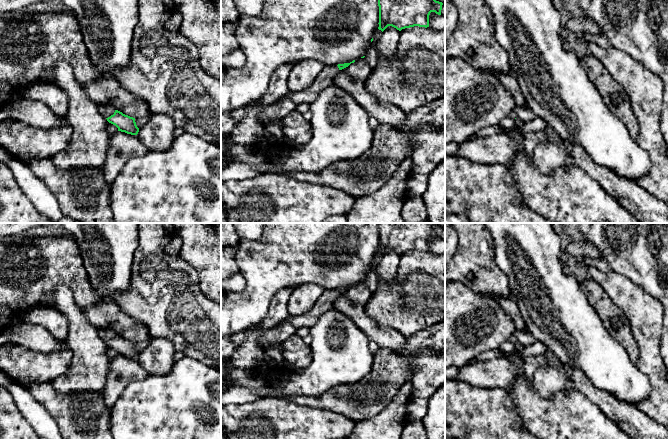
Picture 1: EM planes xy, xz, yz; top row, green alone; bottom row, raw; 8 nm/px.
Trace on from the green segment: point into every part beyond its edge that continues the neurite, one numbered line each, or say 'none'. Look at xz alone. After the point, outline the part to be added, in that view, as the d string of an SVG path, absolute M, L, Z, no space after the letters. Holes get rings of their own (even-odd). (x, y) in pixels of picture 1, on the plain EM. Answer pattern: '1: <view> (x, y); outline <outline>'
1: xz (283, 330); outline M337 289L325 290L313 308L304 315L287 315L285 320L271 328L257 327L254 333L258 337L259 344L263 349L270 347L272 344L281 344L295 334L299 328L310 328L325 312L336 309L334 303L338 296L339 292Z

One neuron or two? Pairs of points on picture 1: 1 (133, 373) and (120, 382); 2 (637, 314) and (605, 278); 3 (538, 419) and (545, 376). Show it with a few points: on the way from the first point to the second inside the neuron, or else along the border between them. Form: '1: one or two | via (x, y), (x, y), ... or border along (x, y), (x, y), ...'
1: one | via (130, 373), (123, 379)
2: one | via (632, 305), (614, 287)
3: two | border along (532, 381), (535, 390), (545, 398), (564, 387)

